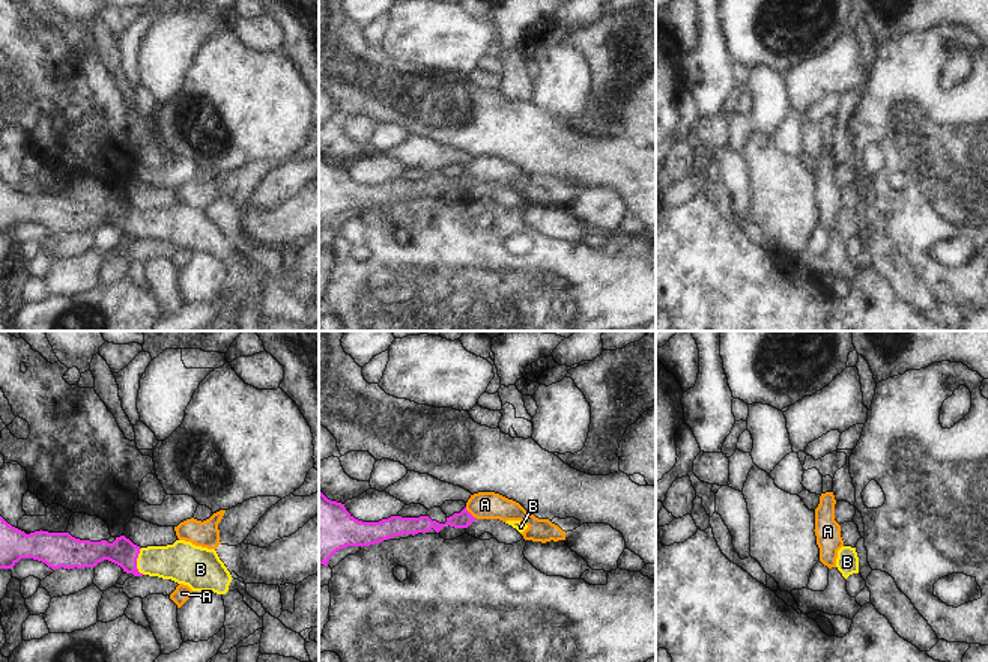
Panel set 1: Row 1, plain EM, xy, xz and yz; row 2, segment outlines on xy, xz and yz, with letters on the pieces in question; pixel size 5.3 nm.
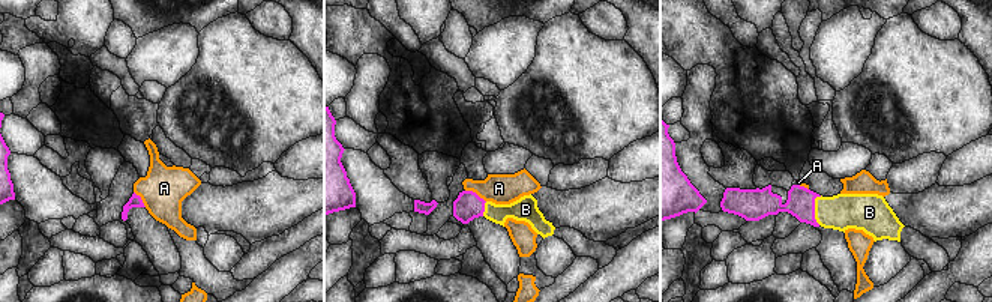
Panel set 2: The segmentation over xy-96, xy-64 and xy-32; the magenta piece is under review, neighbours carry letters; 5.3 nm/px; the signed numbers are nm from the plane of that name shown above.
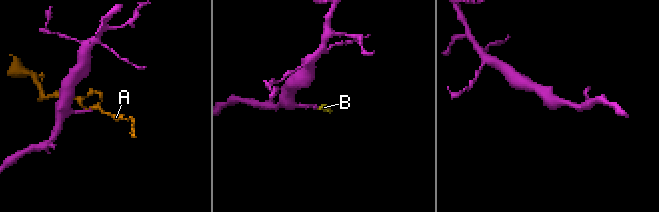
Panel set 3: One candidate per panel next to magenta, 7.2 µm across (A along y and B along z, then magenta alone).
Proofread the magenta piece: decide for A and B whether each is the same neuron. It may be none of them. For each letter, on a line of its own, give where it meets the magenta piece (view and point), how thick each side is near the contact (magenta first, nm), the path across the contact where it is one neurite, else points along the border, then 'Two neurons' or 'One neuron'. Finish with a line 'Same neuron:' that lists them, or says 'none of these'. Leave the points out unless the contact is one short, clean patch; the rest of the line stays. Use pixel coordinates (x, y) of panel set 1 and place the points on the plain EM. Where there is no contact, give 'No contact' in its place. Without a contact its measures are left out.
A: Touches magenta at xz (469, 176). Thickness 90 nm (magenta) against 140 nm. Boundary: xz (465, 170), (477, 181). Two neurons
B: Touches magenta at xy (136, 224). Thickness 150 nm (magenta) against 220 nm. Path across: xy (122, 214), (136, 224), (182, 224). One neuron
Same neuron: B.

